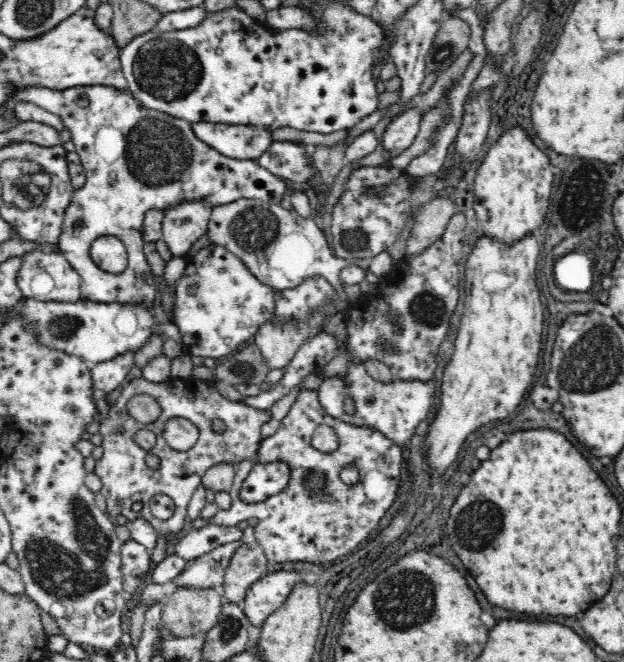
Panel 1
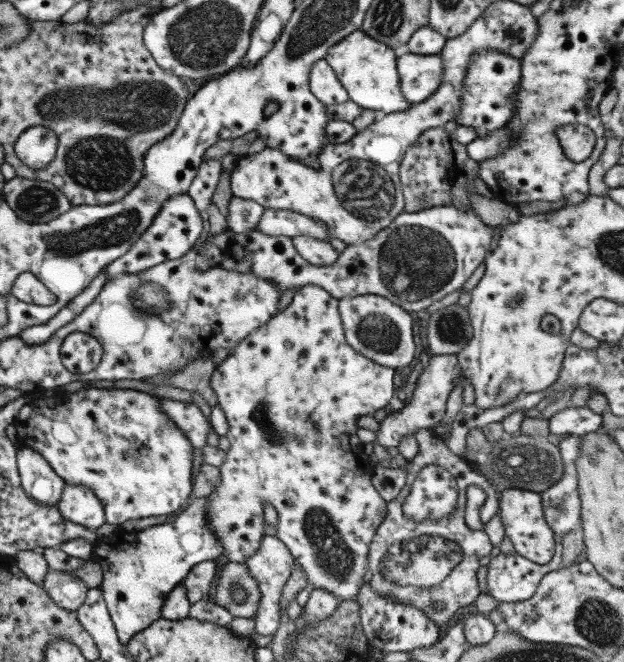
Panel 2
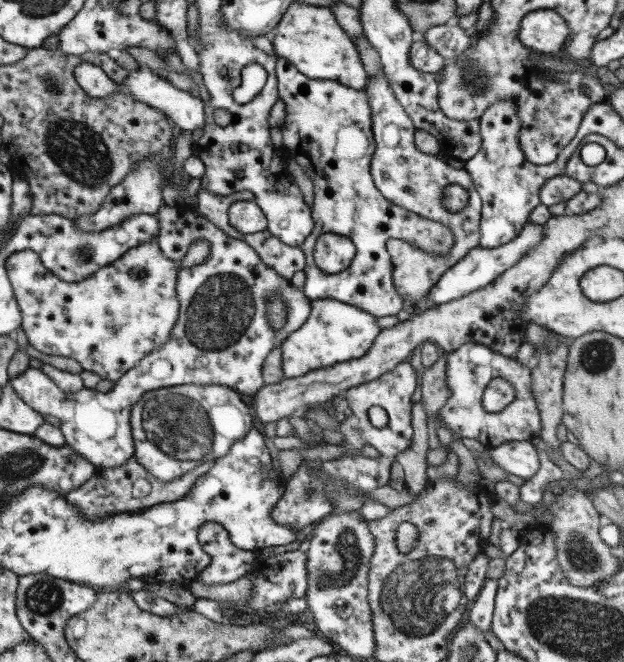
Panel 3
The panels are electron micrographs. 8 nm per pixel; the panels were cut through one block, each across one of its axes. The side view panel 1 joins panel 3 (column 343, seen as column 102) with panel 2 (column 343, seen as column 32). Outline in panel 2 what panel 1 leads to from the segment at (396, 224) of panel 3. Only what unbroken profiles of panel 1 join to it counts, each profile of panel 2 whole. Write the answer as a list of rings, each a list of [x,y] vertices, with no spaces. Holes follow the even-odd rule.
[[[317,60],[311,66],[309,90],[311,90],[311,96],[321,106],[339,106],[349,100],[347,90],[341,86],[341,82],[337,80],[337,74],[331,70],[331,66],[325,60]]]

